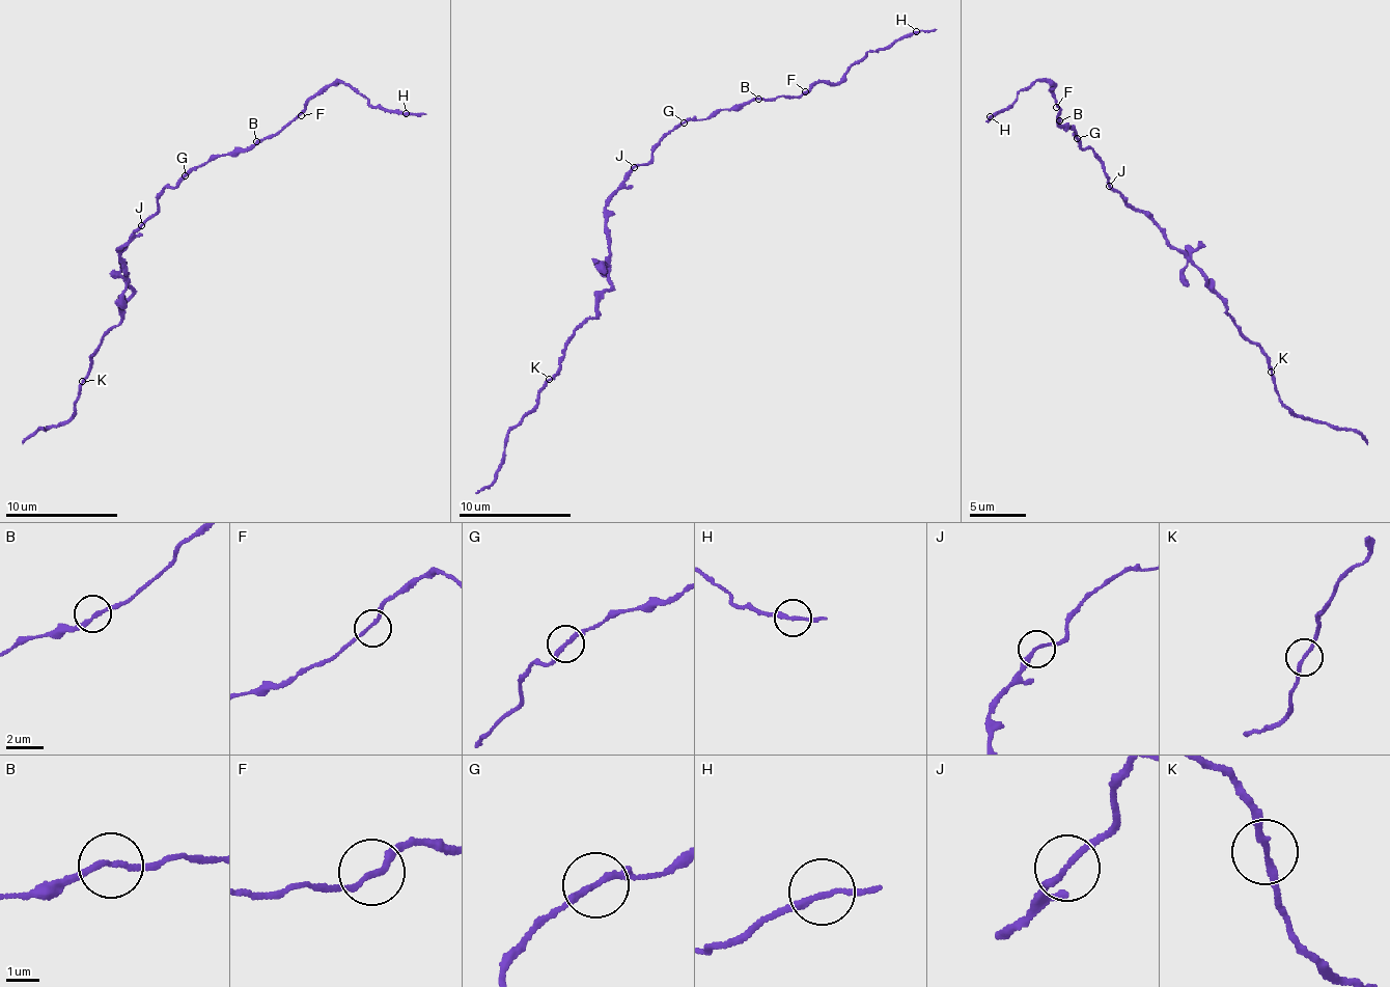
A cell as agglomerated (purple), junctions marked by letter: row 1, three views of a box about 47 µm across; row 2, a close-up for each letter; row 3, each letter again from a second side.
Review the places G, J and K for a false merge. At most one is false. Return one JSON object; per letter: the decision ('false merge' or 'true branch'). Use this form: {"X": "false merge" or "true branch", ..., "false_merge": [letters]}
{"G": "true branch", "J": "true branch", "K": "true branch", "false_merge": []}

